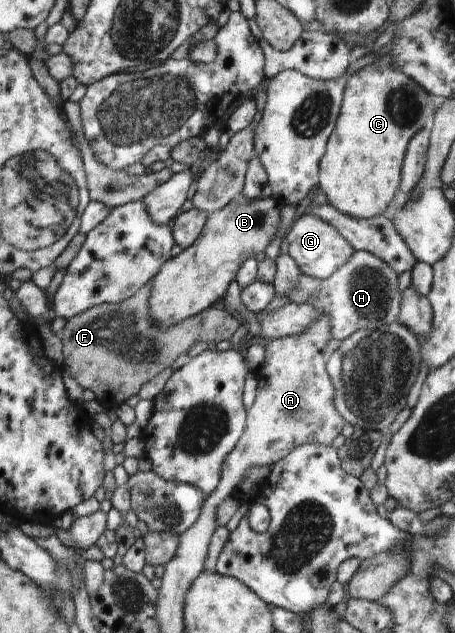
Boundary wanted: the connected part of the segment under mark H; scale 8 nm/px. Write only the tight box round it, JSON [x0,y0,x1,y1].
[287,250,401,341]

